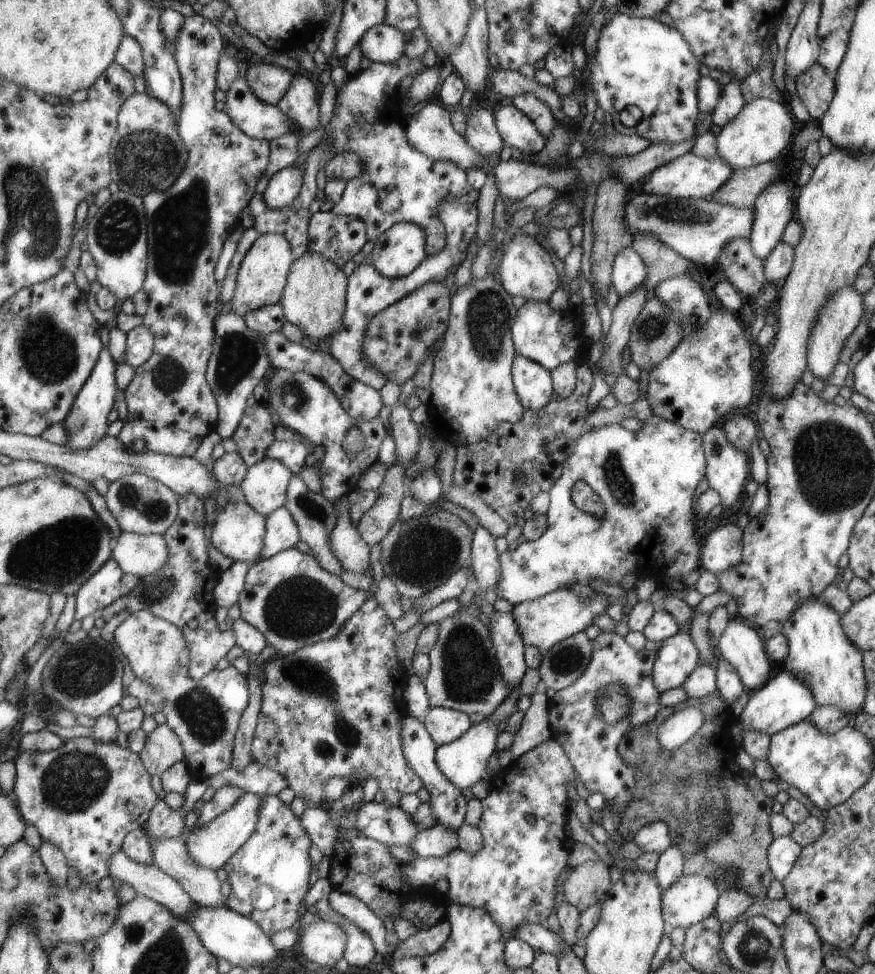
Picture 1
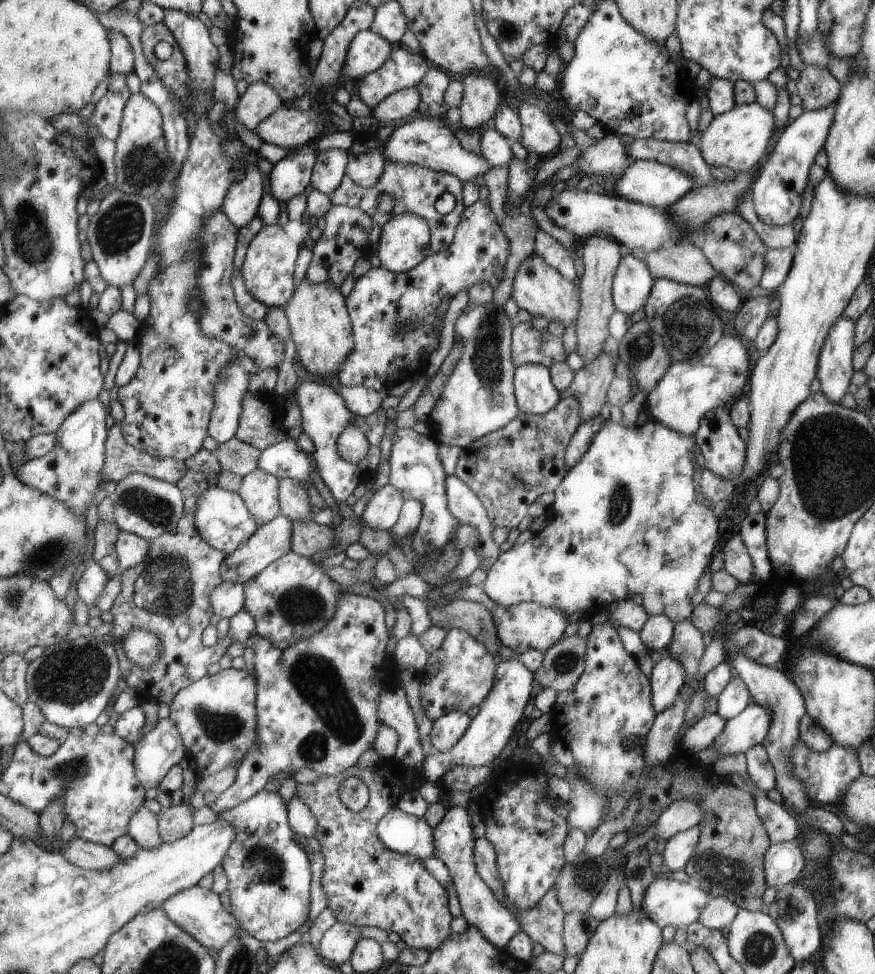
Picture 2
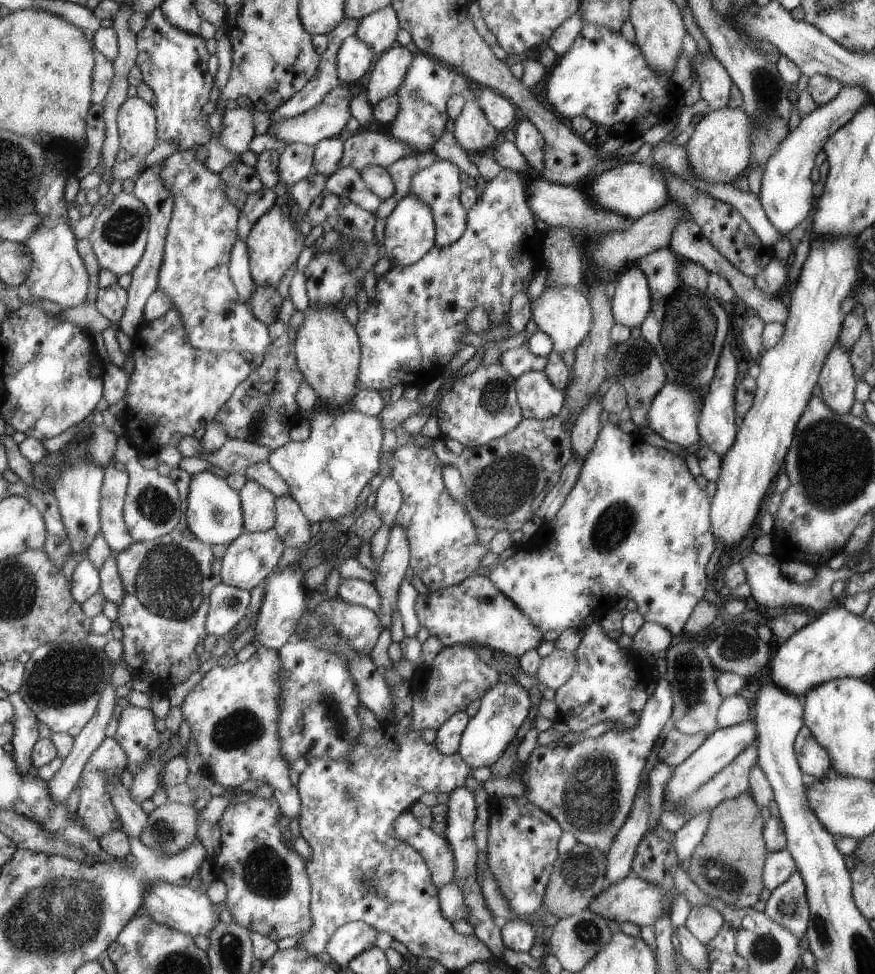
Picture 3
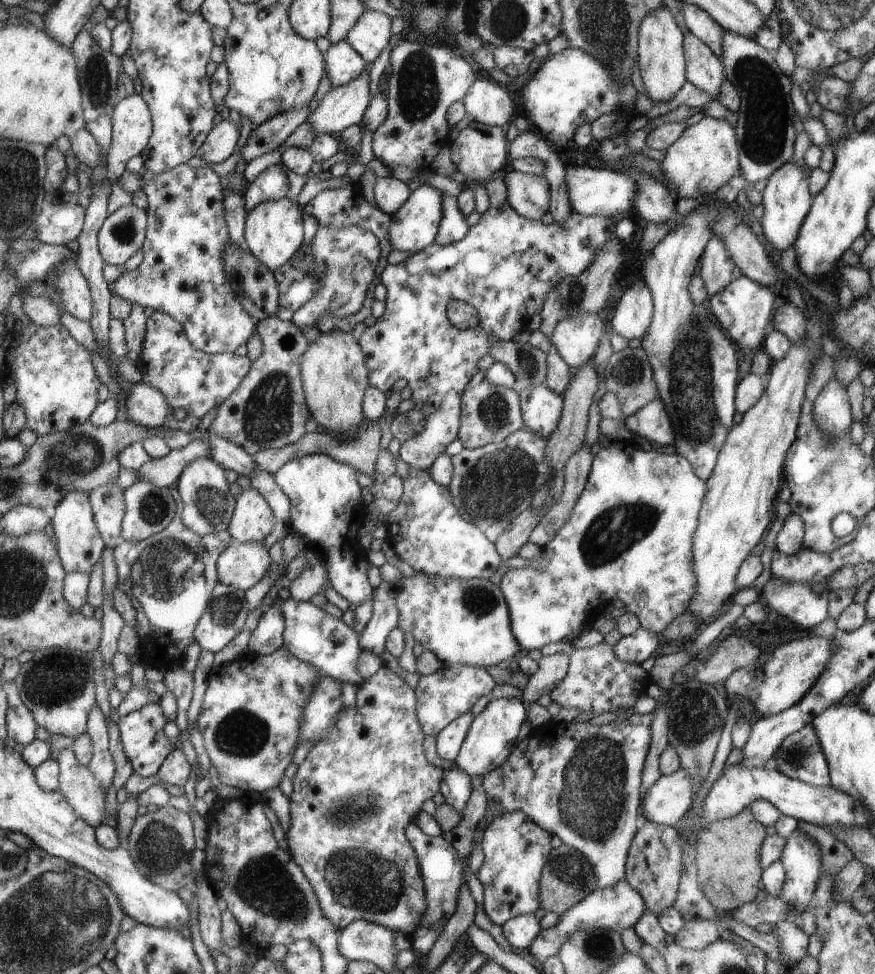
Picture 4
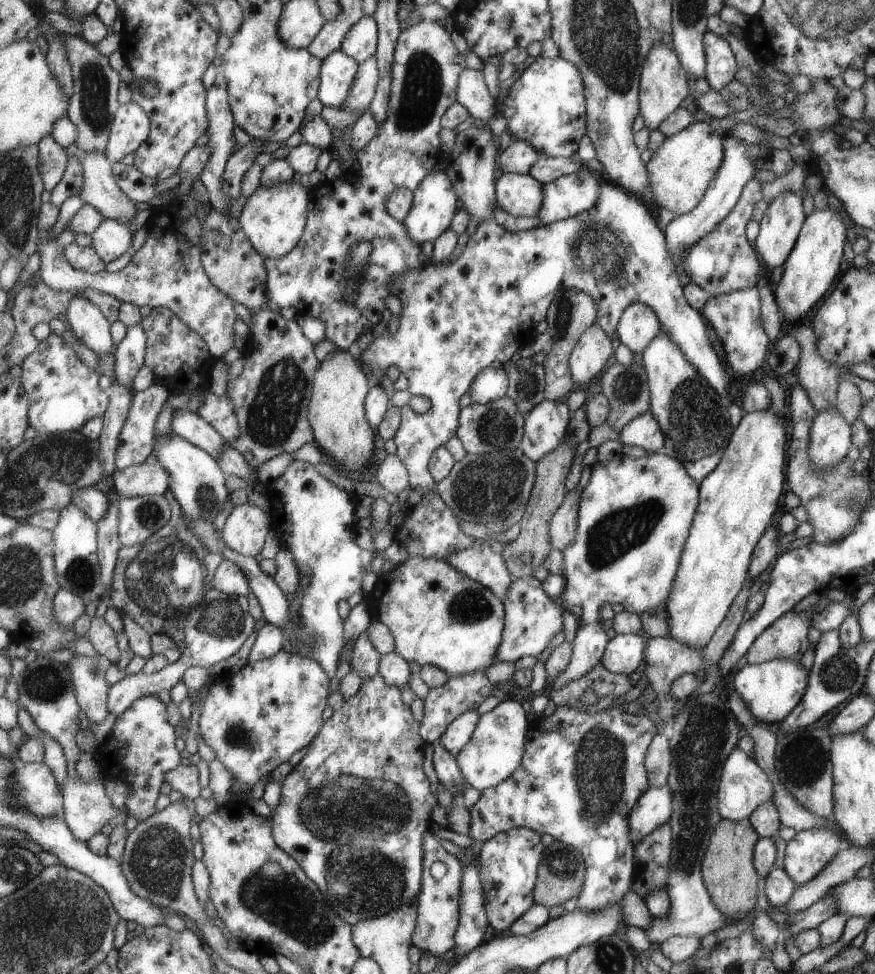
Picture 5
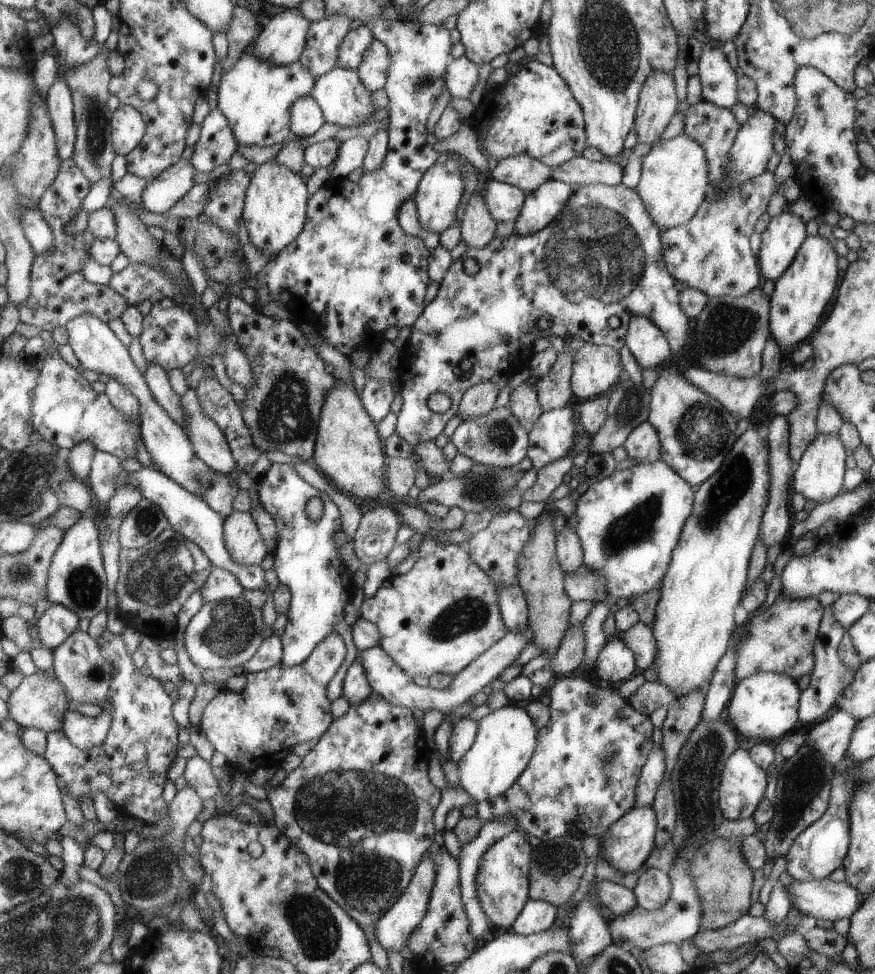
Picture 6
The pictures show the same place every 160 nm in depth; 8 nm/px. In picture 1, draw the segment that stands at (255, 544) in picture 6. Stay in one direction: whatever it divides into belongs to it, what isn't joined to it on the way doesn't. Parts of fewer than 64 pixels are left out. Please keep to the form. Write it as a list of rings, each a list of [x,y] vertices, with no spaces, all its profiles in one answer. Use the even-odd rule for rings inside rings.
[[[267,456],[254,467],[248,468],[241,489],[247,503],[263,516],[267,516],[286,504],[293,476],[295,474],[291,472],[291,468],[287,468],[285,462]]]

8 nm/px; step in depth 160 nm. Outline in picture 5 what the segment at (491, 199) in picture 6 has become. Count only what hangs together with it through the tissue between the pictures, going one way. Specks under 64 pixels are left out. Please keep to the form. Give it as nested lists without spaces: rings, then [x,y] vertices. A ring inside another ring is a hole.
[[[502,173],[494,184],[495,202],[514,217],[534,217],[541,204],[542,186],[530,174]]]

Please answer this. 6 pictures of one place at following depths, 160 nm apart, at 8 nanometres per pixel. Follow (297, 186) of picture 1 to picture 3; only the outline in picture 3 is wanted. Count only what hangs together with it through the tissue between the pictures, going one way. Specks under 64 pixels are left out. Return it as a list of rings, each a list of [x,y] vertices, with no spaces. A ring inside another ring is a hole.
[[[291,143],[284,149],[276,176],[276,182],[280,188],[286,184],[293,186],[295,182],[307,178],[315,170],[315,149],[314,146],[303,143]]]

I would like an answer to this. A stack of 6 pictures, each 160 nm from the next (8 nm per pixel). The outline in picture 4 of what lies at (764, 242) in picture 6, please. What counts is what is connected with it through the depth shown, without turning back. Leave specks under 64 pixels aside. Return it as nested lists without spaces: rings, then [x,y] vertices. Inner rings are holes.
[[[789,158],[783,162],[779,168],[775,168],[772,174],[766,179],[765,188],[762,191],[761,204],[763,205],[763,216],[760,218],[764,239],[782,253],[798,239],[803,220],[811,208],[811,194],[807,188],[807,178],[803,172],[797,168],[797,163]]]

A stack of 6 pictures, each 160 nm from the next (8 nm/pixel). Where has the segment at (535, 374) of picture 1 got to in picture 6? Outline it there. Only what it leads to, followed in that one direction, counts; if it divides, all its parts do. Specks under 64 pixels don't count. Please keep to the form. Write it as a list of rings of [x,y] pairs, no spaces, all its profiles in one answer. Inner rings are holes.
[[[575,407],[542,412],[527,433],[529,448],[526,463],[536,469],[568,454],[576,432]]]

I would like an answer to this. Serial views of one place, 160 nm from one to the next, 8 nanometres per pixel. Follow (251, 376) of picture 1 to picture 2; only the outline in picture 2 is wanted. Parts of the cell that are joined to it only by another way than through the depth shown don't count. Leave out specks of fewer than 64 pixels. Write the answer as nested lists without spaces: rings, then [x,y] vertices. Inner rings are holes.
[[[238,352],[238,357],[233,363],[228,365],[219,377],[216,385],[216,407],[212,412],[212,419],[209,423],[209,436],[211,436],[219,445],[229,442],[236,436],[242,413],[242,400],[249,386],[249,370],[243,370],[239,364],[239,357],[242,357],[243,352]]]

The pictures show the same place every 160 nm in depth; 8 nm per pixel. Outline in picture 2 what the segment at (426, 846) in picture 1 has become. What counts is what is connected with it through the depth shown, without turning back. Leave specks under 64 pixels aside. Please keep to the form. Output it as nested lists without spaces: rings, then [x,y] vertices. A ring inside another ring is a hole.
[[[451,805],[445,812],[445,818],[432,830],[434,837],[434,857],[439,859],[447,868],[450,880],[456,890],[461,916],[468,925],[474,926],[483,938],[490,941],[498,948],[504,948],[513,934],[520,930],[515,917],[492,895],[492,890],[481,880],[477,874],[473,845],[475,836],[471,829],[471,817],[467,812],[467,806]]]

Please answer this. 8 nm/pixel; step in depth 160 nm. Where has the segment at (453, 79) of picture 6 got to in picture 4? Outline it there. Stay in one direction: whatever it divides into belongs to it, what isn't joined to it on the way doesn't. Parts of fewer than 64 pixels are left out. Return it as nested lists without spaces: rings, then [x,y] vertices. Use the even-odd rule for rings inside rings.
[[[486,74],[475,78],[461,99],[466,115],[489,128],[508,123],[512,119],[514,104],[506,94],[507,90],[502,89]]]

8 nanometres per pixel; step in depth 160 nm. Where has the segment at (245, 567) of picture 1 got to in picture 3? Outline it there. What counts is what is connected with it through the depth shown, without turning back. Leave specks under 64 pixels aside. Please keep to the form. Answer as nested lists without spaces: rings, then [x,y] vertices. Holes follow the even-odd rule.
[[[222,582],[212,590],[208,604],[206,631],[221,638],[233,630],[247,614],[251,592]]]

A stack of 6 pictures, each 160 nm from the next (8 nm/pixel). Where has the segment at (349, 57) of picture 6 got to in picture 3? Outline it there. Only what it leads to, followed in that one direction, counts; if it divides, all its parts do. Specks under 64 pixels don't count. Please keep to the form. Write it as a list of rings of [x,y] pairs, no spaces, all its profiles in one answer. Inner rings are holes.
[[[391,4],[362,18],[355,35],[371,46],[380,57],[397,42],[401,28],[398,12]]]

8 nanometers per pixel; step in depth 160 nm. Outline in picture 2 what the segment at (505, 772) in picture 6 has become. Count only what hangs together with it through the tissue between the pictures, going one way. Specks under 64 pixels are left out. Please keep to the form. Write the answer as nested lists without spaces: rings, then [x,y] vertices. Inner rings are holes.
[[[511,658],[505,662],[499,659],[494,668],[494,684],[486,698],[478,704],[478,712],[470,719],[465,734],[449,751],[444,753],[433,751],[431,755],[423,759],[420,768],[422,779],[437,784],[440,776],[452,766],[482,767],[489,765],[491,760],[495,760],[497,754],[507,744],[509,736],[513,734],[515,724],[519,722],[519,718],[523,714],[523,708],[529,700],[529,694],[532,694],[531,682],[533,682],[533,677],[531,672],[523,666],[522,661]]]

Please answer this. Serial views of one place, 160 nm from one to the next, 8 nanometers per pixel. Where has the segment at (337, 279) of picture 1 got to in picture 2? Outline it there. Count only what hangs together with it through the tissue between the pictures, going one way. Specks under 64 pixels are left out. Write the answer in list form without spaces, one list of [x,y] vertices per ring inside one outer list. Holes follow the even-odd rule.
[[[305,277],[295,288],[294,296],[285,310],[290,320],[292,340],[297,348],[296,357],[302,369],[322,376],[338,376],[355,348],[354,324],[341,290],[327,283],[312,283]]]

